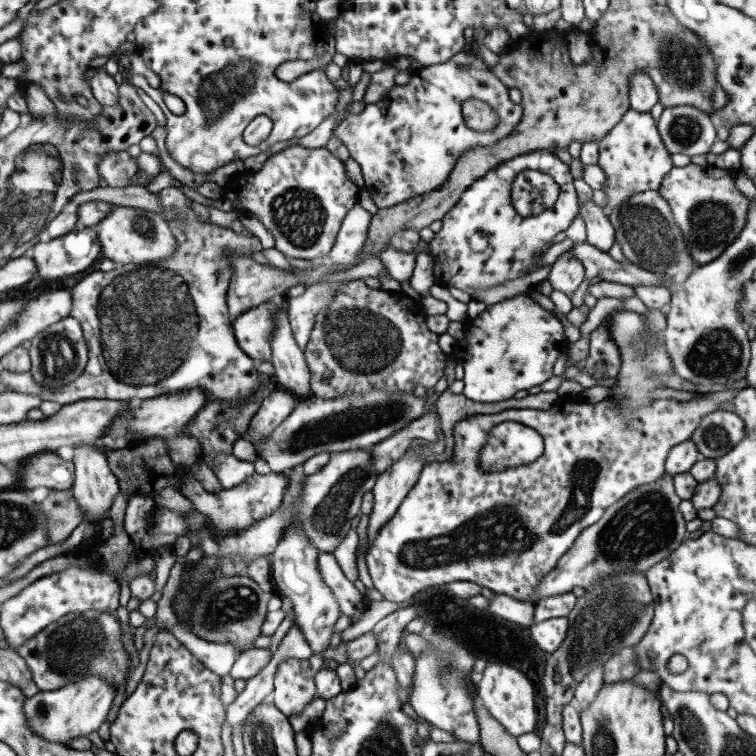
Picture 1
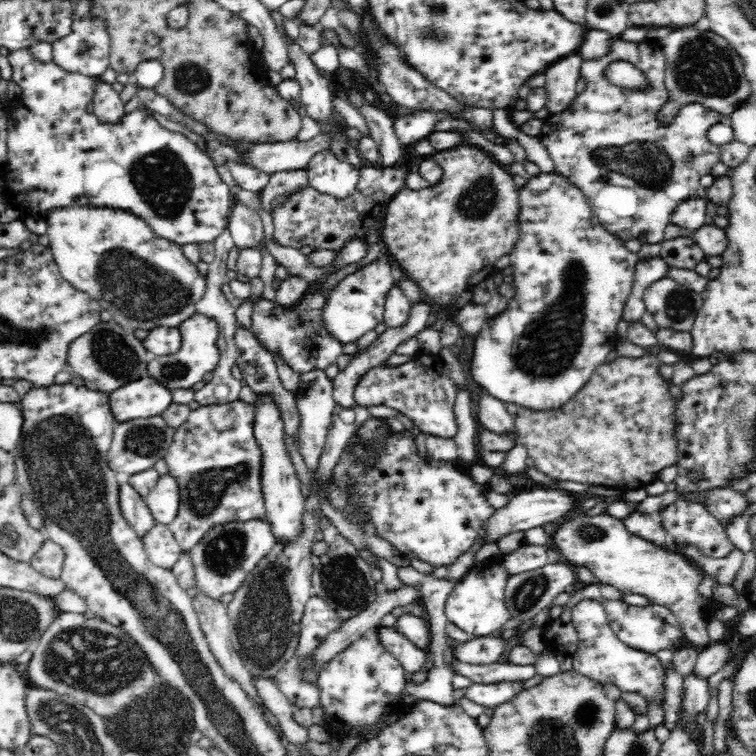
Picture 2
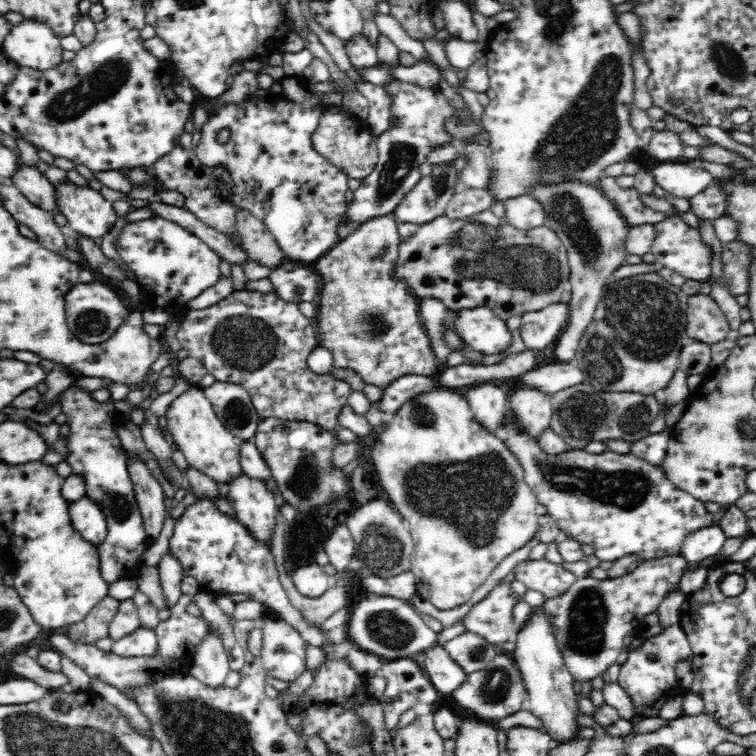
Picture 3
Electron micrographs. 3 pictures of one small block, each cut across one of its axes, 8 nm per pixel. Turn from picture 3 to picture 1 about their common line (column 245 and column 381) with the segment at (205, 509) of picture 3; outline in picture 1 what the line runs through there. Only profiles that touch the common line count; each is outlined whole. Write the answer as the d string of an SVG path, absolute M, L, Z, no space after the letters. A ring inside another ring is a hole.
M726 390L726 392L716 392L708 394L700 394L704 398L699 400L692 400L689 402L677 402L675 399L667 400L655 400L647 408L631 408L632 411L626 411L625 414L621 411L621 408L611 402L611 400L602 400L596 402L596 404L584 404L582 402L576 402L576 400L566 400L566 402L558 402L552 410L520 410L520 408L514 408L510 410L504 410L497 414L480 414L473 417L460 420L453 429L453 440L455 444L453 446L454 454L450 460L443 462L427 463L422 470L417 483L408 491L408 494L404 497L402 504L394 513L394 516L384 524L374 541L371 542L371 546L365 552L365 560L368 568L368 572L371 576L374 588L378 592L382 593L384 599L388 599L390 602L406 601L410 599L414 594L428 588L428 586L436 586L440 584L453 583L456 581L468 581L484 588L489 588L494 593L504 593L514 599L520 601L532 602L534 599L534 593L536 593L536 585L542 582L544 575L548 574L550 570L556 567L558 560L566 554L566 551L570 550L570 547L574 545L576 538L583 533L583 531L592 526L602 518L603 512L614 504L621 500L626 494L632 492L634 488L642 486L642 484L654 484L656 480L660 479L665 474L665 463L668 454L671 452L671 448L683 441L689 440L691 434L700 425L701 419L706 414L711 414L716 410L720 410L719 405L726 404L728 401L732 401L740 390ZM511 421L519 424L524 424L529 428L534 428L540 436L542 436L544 451L535 462L522 466L516 466L515 468L507 467L501 472L483 472L480 458L482 448L488 441L490 430L495 428L498 424Z

